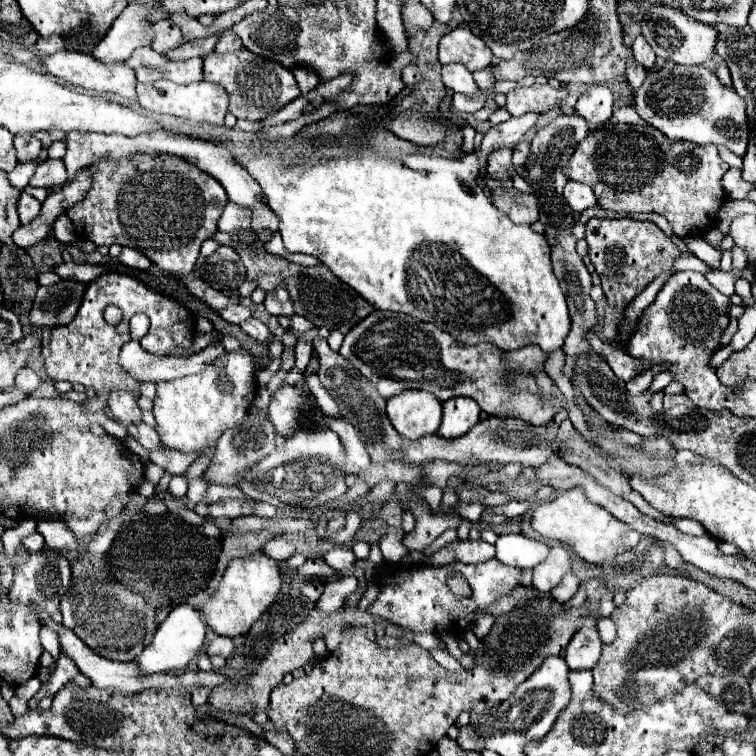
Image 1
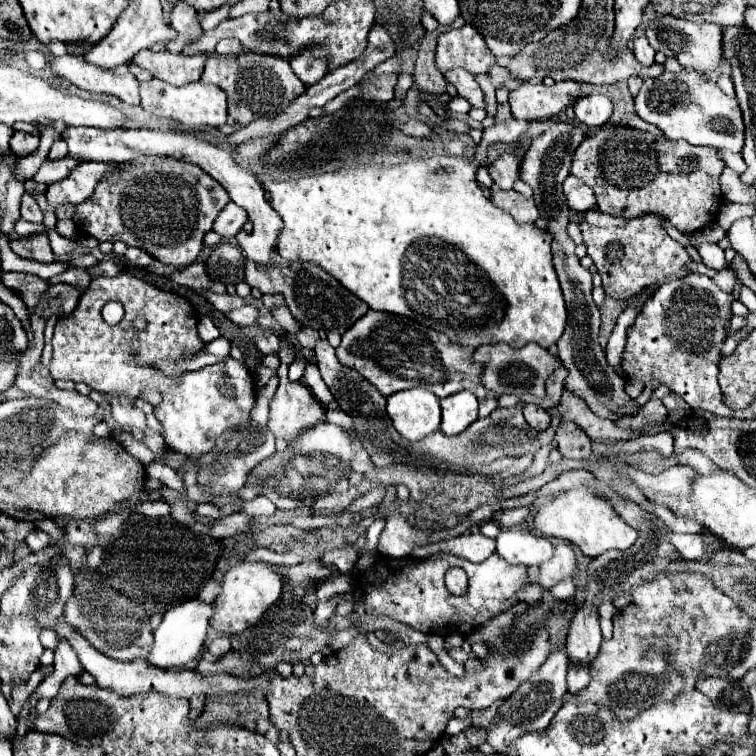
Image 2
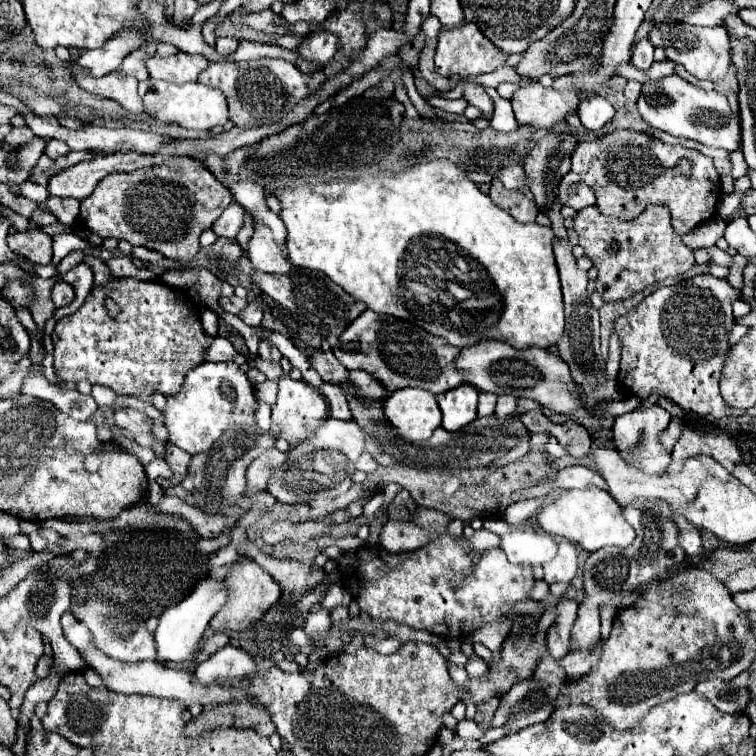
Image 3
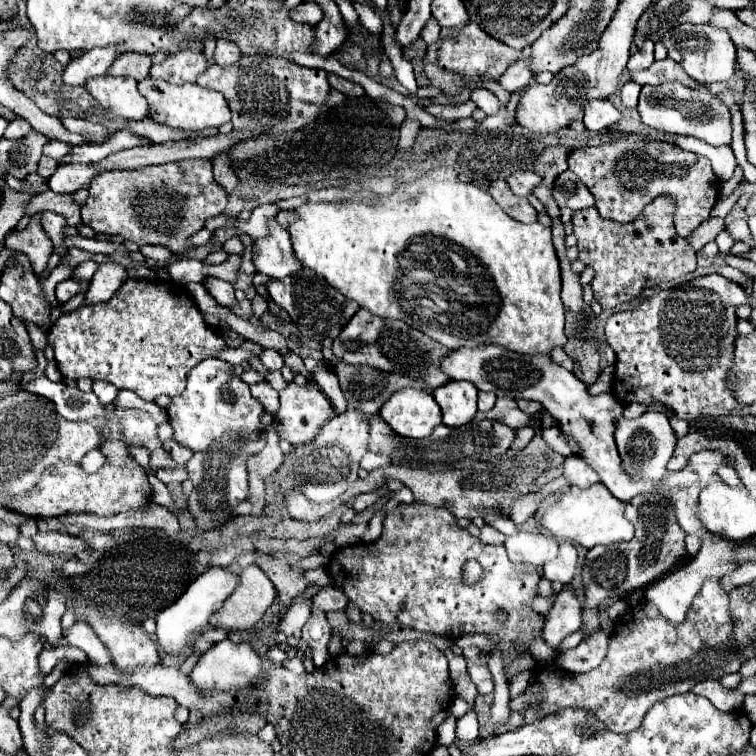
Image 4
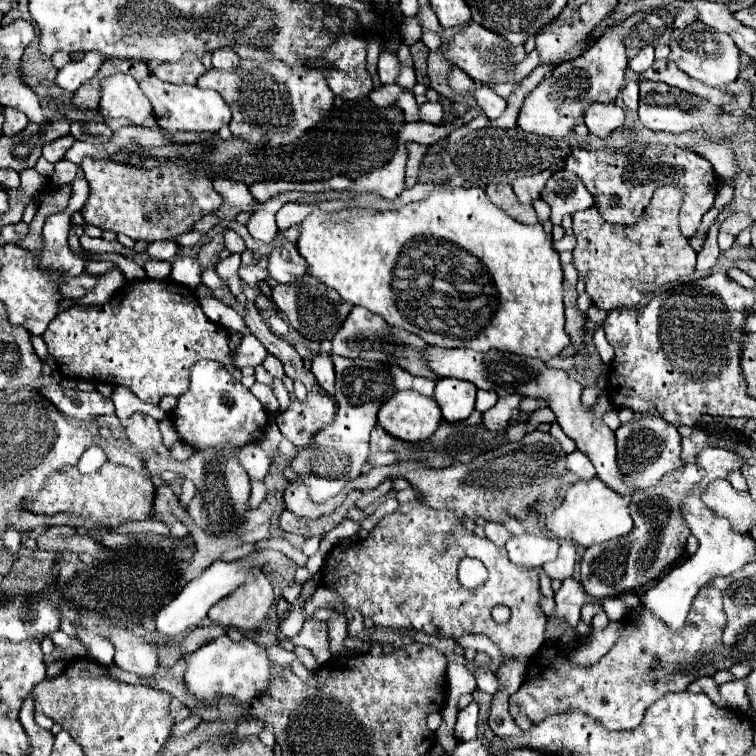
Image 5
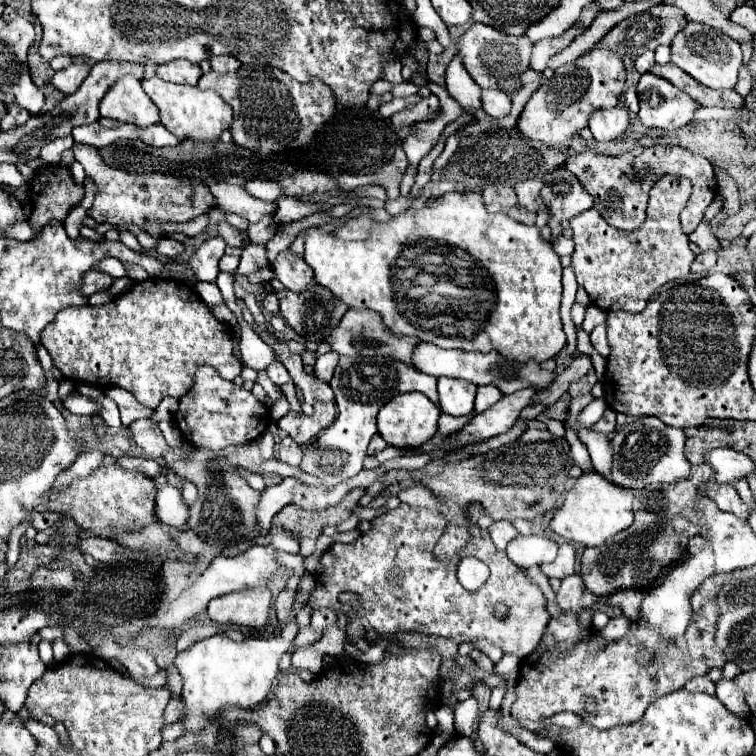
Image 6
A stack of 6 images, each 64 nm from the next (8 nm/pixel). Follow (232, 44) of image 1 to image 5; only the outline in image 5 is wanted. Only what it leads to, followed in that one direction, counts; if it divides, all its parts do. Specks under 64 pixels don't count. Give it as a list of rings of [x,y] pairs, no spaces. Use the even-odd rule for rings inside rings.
[[[218,50],[212,54],[212,66],[216,70],[232,70],[238,66],[238,62],[240,62],[238,54],[230,50]]]

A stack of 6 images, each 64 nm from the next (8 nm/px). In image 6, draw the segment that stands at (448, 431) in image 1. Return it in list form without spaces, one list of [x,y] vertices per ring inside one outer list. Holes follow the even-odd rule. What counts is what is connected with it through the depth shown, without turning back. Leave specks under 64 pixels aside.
[[[438,378],[440,408],[450,416],[466,416],[474,410],[476,384],[454,378]]]

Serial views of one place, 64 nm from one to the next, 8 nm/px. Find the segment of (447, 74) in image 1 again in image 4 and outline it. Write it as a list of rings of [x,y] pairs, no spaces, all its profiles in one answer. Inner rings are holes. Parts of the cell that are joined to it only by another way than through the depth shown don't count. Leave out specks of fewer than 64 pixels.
[[[474,88],[474,90],[470,92],[470,100],[472,100],[480,110],[484,110],[488,116],[492,116],[492,114],[496,114],[496,112],[500,110],[498,98],[496,98],[490,90],[486,90],[486,88]]]

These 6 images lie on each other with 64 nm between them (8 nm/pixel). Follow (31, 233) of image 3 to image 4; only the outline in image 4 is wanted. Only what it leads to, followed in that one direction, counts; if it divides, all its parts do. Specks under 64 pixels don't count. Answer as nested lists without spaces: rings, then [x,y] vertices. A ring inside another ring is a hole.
[[[34,214],[28,228],[22,232],[10,232],[6,236],[6,248],[18,250],[30,258],[32,270],[40,276],[48,264],[48,258],[52,254],[52,244],[48,236],[44,236],[40,214]]]

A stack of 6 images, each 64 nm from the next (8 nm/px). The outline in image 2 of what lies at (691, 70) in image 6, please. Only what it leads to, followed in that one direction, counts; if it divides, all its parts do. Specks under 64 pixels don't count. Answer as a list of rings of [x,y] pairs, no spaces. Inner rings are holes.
[[[658,16],[646,28],[646,38],[656,52],[660,50],[668,58],[676,58],[682,66],[692,68],[704,76],[716,72],[722,64],[722,26],[718,24],[694,24],[684,18]]]

